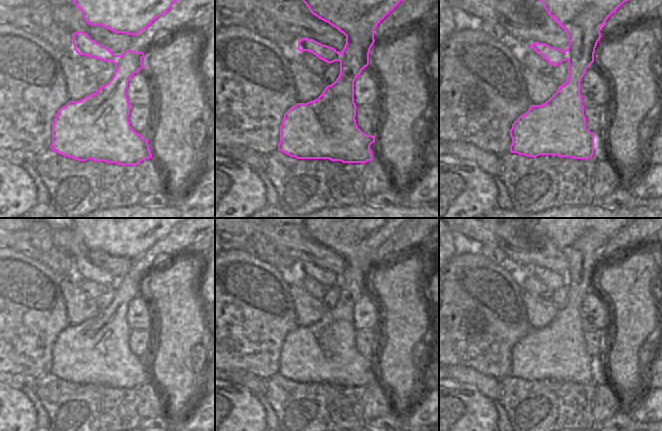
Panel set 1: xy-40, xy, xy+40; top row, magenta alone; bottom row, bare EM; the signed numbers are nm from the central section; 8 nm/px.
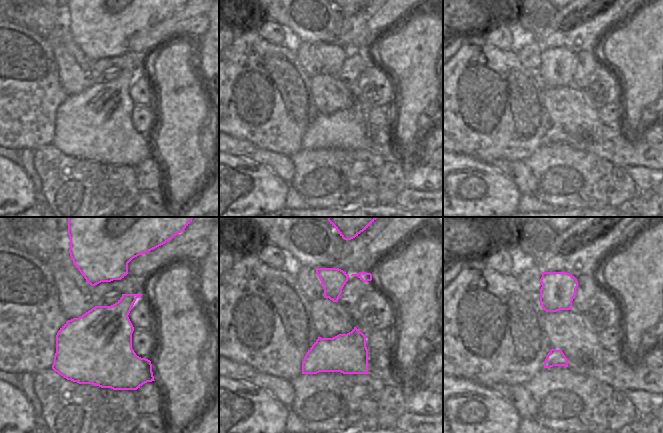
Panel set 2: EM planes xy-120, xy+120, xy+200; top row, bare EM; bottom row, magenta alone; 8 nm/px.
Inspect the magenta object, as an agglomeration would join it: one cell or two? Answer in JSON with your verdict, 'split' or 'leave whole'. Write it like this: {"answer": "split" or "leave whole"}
{"answer": "leave whole"}

